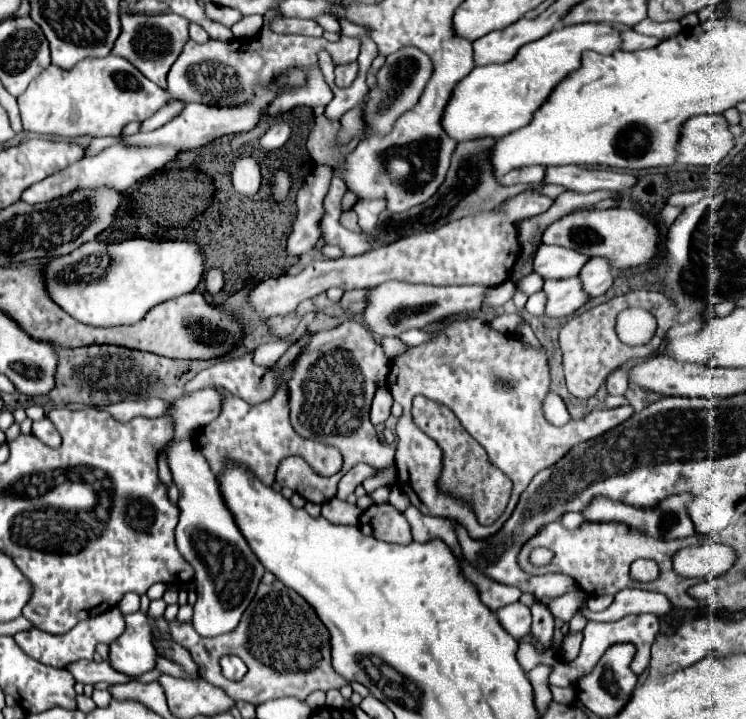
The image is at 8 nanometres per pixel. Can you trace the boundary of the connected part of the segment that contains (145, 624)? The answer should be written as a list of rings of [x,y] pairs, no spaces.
[[[134,612],[124,616],[124,632],[110,644],[108,662],[114,670],[136,678],[144,672],[154,670],[156,648],[152,644],[154,630],[144,612]]]

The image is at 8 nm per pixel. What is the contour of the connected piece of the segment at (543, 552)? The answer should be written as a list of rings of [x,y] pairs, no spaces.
[[[542,547],[534,549],[530,555],[530,561],[536,566],[546,565],[552,558],[553,552]]]

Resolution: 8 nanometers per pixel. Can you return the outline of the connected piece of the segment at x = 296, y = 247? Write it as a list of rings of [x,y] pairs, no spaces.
[[[316,166],[314,172],[306,178],[302,188],[298,190],[298,212],[292,224],[292,234],[286,242],[288,256],[300,256],[312,250],[320,240],[318,222],[322,218],[322,198],[328,190],[332,172],[328,166]]]

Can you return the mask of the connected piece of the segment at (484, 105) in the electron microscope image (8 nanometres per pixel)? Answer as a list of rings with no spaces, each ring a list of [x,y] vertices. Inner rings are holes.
[[[588,22],[576,26],[562,26],[554,32],[530,42],[518,50],[518,54],[504,64],[476,66],[466,78],[462,78],[442,112],[444,132],[456,140],[478,140],[480,136],[500,138],[508,132],[528,124],[532,114],[544,104],[552,88],[570,72],[580,66],[580,54],[594,50],[598,54],[612,54],[620,46],[620,32],[608,24]]]

